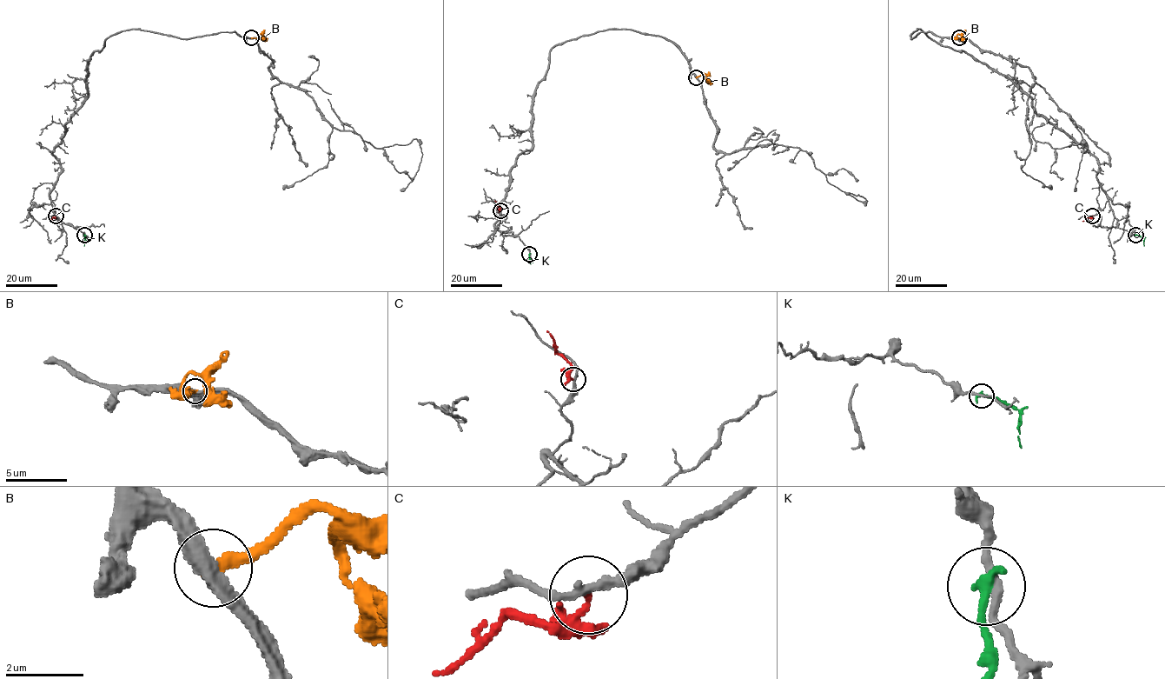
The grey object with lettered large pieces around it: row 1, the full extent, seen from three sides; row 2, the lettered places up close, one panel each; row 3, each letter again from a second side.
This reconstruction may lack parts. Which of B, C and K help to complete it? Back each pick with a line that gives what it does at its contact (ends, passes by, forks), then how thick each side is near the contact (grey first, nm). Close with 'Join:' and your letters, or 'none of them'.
Join: none of them

